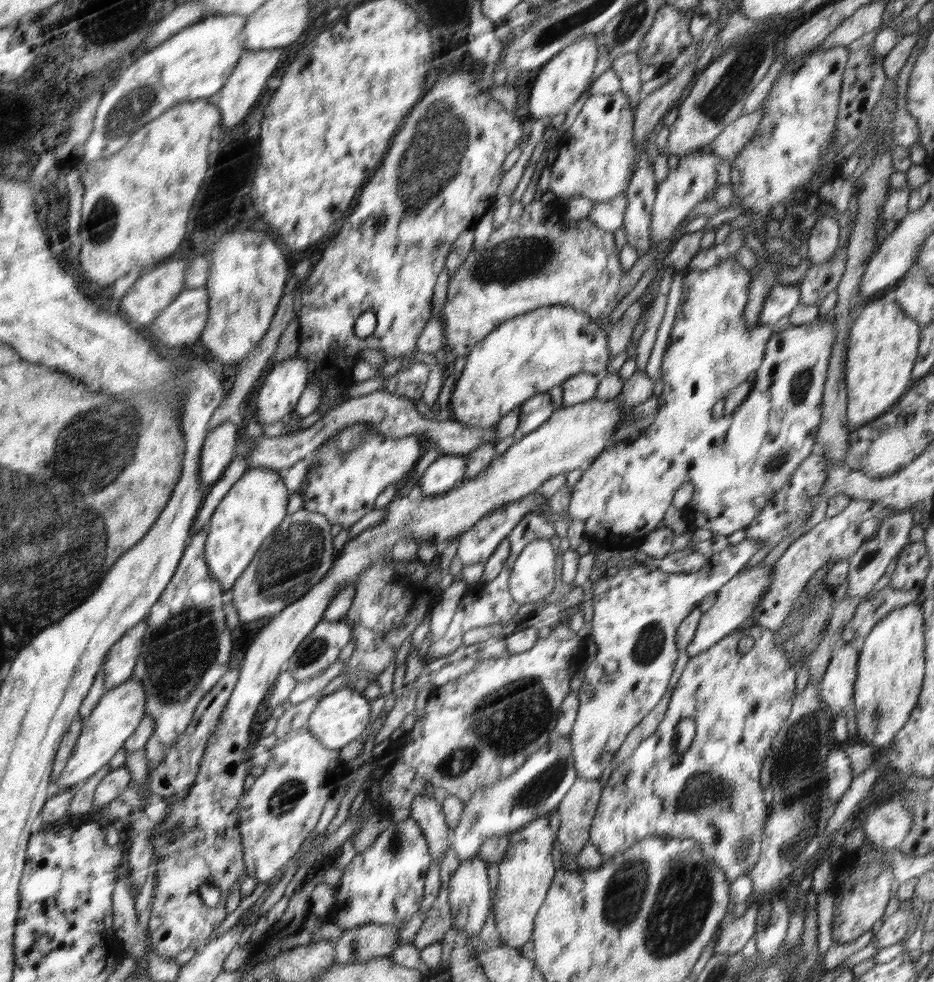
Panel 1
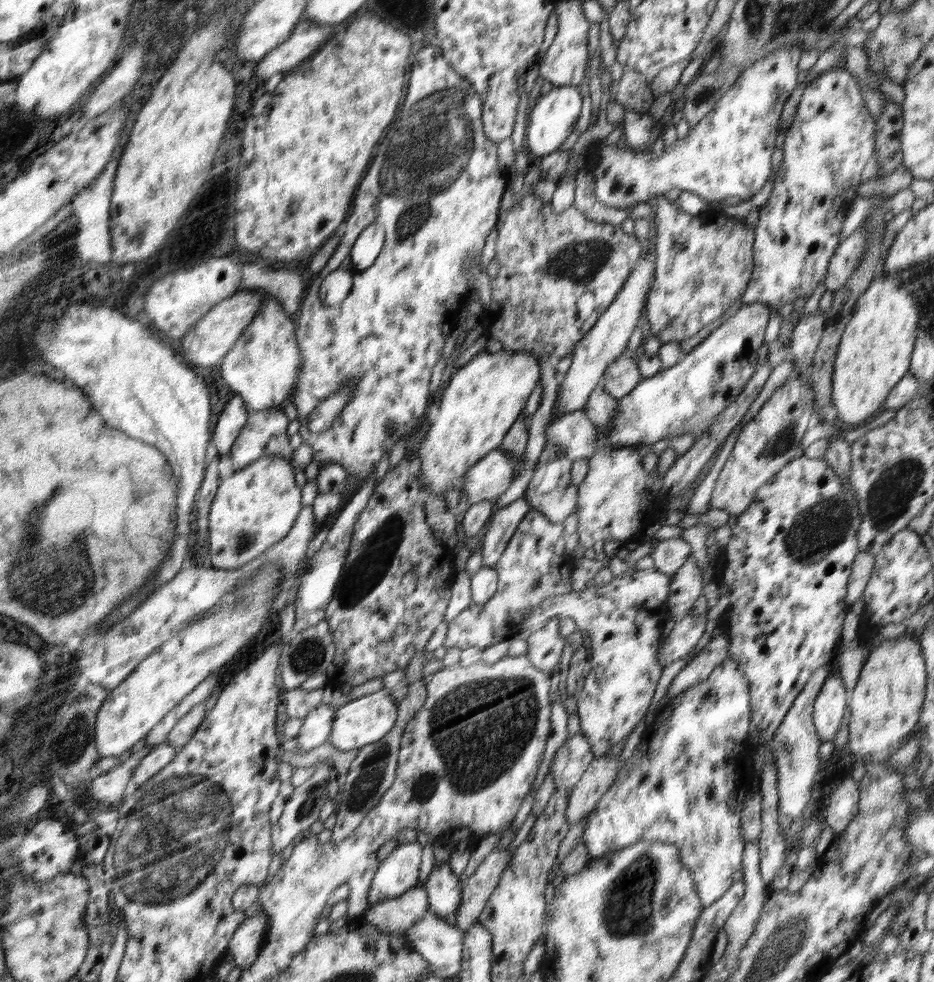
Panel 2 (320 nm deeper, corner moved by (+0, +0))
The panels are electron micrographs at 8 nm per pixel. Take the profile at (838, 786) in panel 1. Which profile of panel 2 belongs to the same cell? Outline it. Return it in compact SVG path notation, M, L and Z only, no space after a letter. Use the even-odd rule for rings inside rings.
M847 777L830 796L824 826L830 827L836 835L842 833L856 816L858 803L859 781Z

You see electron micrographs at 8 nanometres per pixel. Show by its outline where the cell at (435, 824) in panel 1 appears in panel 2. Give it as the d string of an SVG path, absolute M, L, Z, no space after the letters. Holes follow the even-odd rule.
M448 860L442 865L435 864L431 875L423 885L427 892L429 910L453 922L464 884L466 882L461 882L459 877L452 872Z

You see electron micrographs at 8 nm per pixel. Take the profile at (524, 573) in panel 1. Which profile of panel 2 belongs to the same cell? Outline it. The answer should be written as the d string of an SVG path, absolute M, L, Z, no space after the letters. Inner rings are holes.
M634 570L615 577L608 585L584 588L580 593L570 592L563 596L550 597L538 609L528 614L520 626L520 638L528 639L528 634L544 627L552 618L570 618L574 620L579 631L585 630L590 638L591 670L584 680L584 688L578 694L578 711L580 734L591 744L595 758L602 757L611 746L621 741L636 727L636 724L645 718L656 691L656 685L663 667L657 661L658 642L661 640L658 628L668 618L668 588L672 584L673 576L664 575L656 571Z

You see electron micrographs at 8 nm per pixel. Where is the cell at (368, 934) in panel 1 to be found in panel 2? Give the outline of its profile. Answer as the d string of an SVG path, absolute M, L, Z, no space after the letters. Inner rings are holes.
M414 886L398 898L369 907L360 921L377 926L382 932L403 936L428 911L426 889L423 886Z

